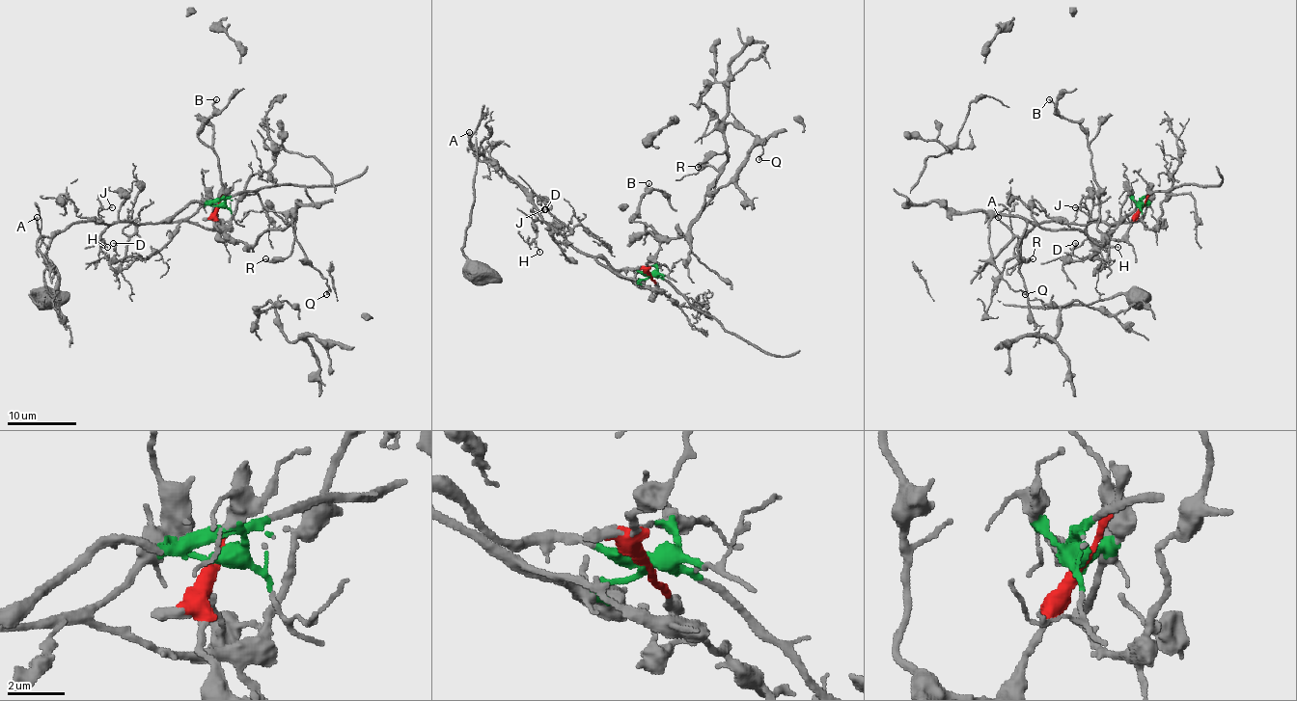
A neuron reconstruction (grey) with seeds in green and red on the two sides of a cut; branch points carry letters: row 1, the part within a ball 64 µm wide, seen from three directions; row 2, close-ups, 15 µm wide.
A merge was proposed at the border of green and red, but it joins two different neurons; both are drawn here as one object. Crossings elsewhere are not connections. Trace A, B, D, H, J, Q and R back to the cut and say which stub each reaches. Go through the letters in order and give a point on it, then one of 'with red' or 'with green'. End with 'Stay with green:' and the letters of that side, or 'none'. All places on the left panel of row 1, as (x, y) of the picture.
A: place (37, 217); with green
B: place (216, 99); with red
D: place (113, 243); with green
H: place (107, 247); with green
J: place (112, 207); with green
Q: place (326, 294); with red
R: place (265, 258); with red
Stay with green: A, D, H, J

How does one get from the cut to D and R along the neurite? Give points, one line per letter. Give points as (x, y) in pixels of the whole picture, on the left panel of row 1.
D: (218, 206), (187, 202), (167, 220), (141, 224), (126, 246), (124, 268), (137, 258), (116, 259), (113, 242)
R: (218, 207), (217, 232), (244, 244), (294, 225), (291, 253), (265, 258)

